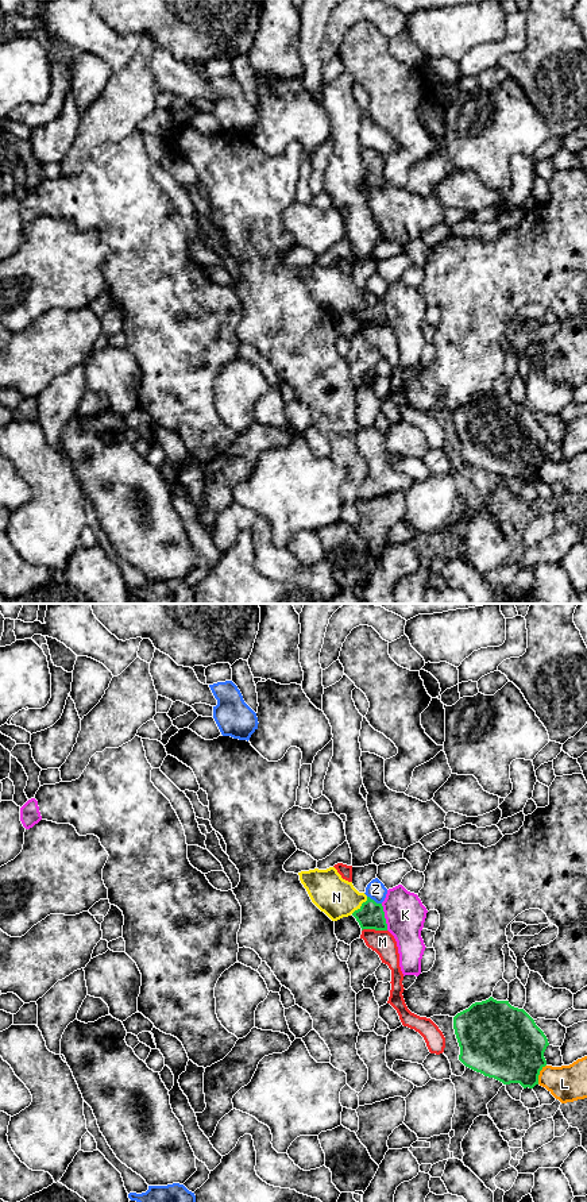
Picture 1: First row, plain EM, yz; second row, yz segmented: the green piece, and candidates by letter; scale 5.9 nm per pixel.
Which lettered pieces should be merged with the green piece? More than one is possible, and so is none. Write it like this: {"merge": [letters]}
{"merge": ["N"]}

